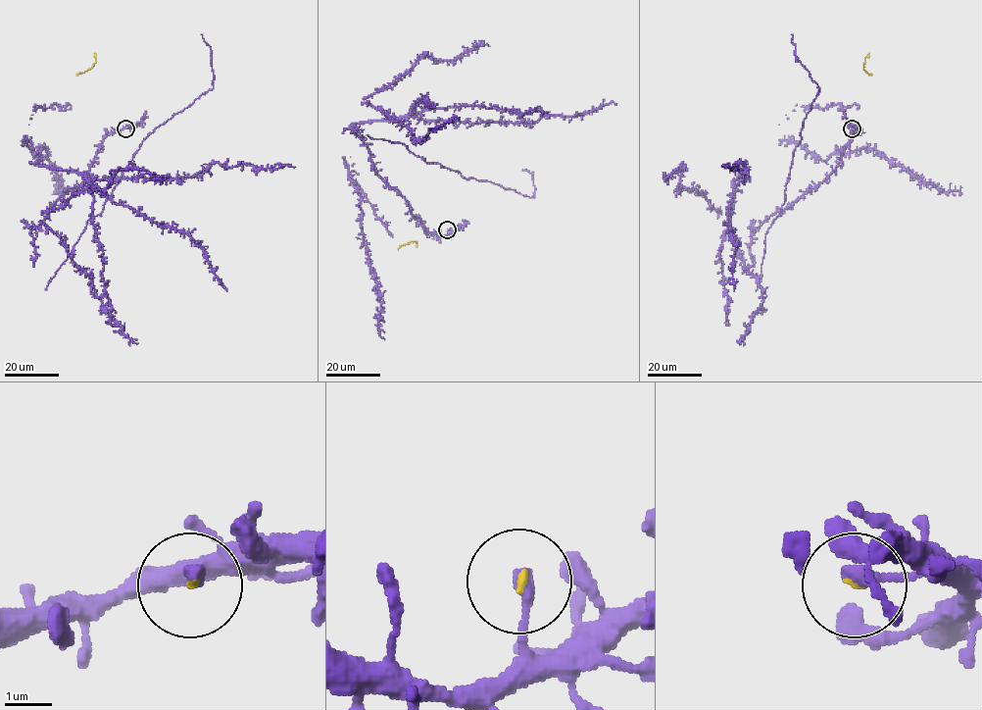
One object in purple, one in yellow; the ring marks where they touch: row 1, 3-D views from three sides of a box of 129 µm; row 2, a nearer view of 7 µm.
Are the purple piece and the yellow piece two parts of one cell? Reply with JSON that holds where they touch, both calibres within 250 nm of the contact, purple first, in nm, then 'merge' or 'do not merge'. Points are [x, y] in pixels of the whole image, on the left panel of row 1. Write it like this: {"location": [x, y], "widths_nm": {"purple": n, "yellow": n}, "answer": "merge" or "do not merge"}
{"location": [125, 128], "widths_nm": {"purple": 320, "yellow": 60}, "answer": "merge"}

